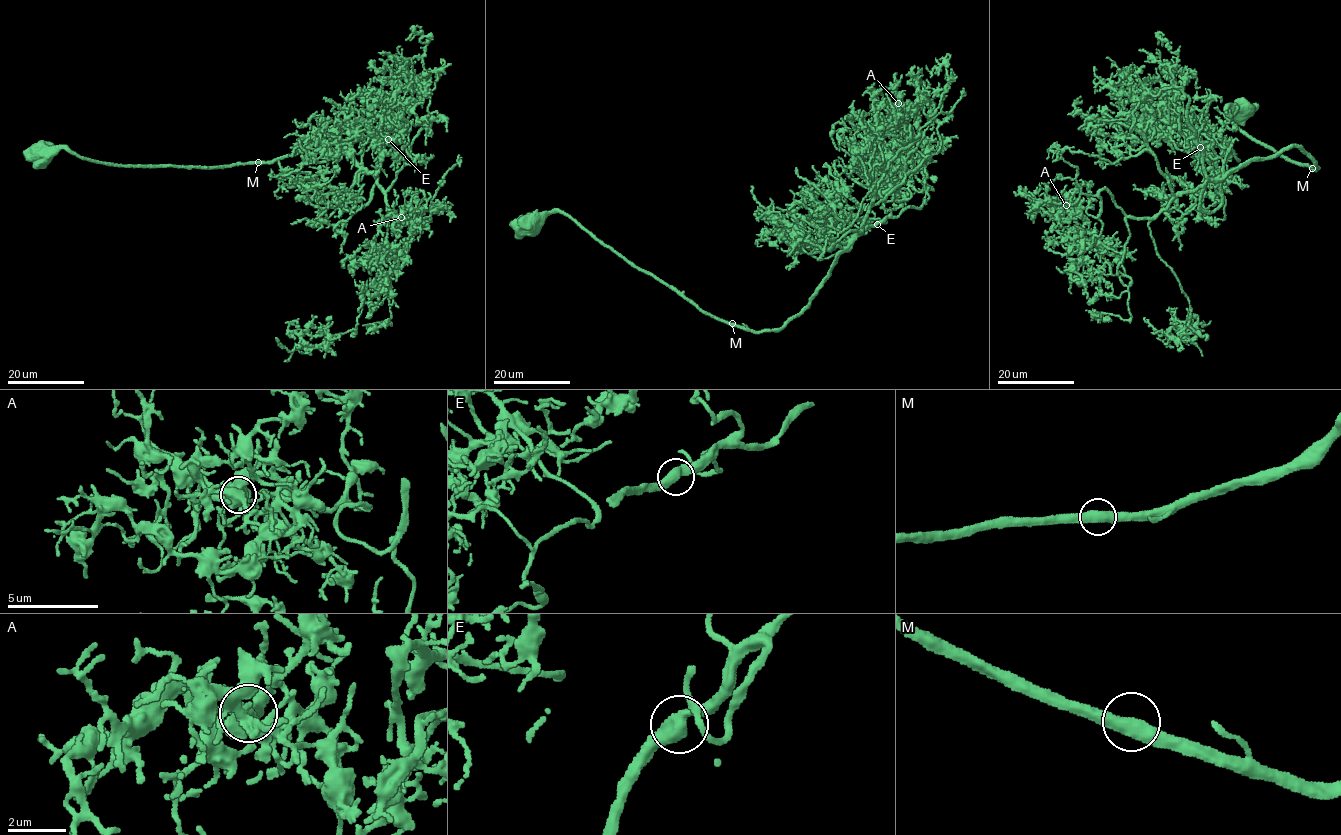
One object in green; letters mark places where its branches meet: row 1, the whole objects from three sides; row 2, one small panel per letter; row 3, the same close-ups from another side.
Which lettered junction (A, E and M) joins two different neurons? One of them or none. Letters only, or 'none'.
none

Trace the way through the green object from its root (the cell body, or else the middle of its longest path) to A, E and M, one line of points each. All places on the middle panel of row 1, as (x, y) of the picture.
A: (526, 224), (563, 212), (702, 310), (778, 330), (862, 232), (886, 167), (919, 136), (910, 139), (898, 103)
E: (526, 224), (563, 212), (702, 310), (760, 331), (778, 330), (794, 318), (833, 260), (865, 228), (878, 223)
M: (526, 224), (537, 216), (563, 212), (628, 261), (675, 288), (702, 310), (732, 323)

